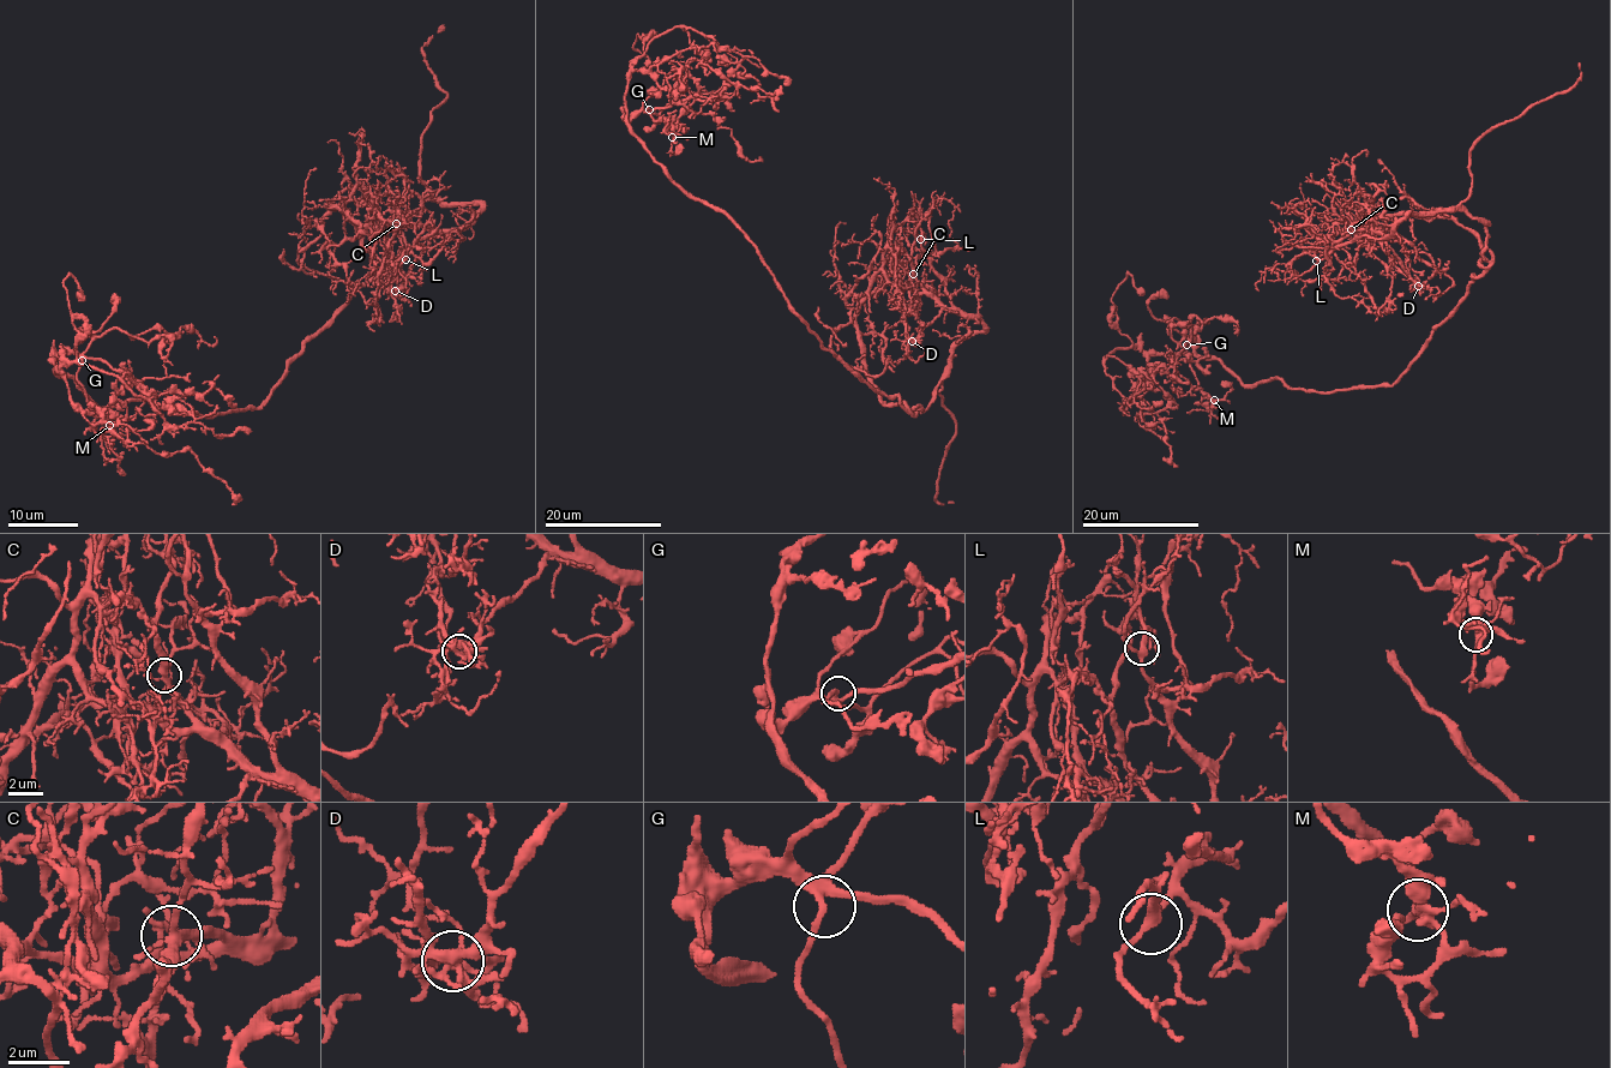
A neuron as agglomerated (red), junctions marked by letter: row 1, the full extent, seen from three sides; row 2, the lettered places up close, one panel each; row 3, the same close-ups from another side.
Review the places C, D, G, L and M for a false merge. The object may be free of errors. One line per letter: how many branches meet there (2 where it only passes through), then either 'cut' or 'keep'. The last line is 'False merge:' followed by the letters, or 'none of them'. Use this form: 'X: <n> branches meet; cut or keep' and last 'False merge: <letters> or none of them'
C: 4 branches meet; keep
D: 7 branches meet; cut
G: 4 branches meet; keep
L: 4 branches meet; keep
M: 4 branches meet; keep
False merge: D

